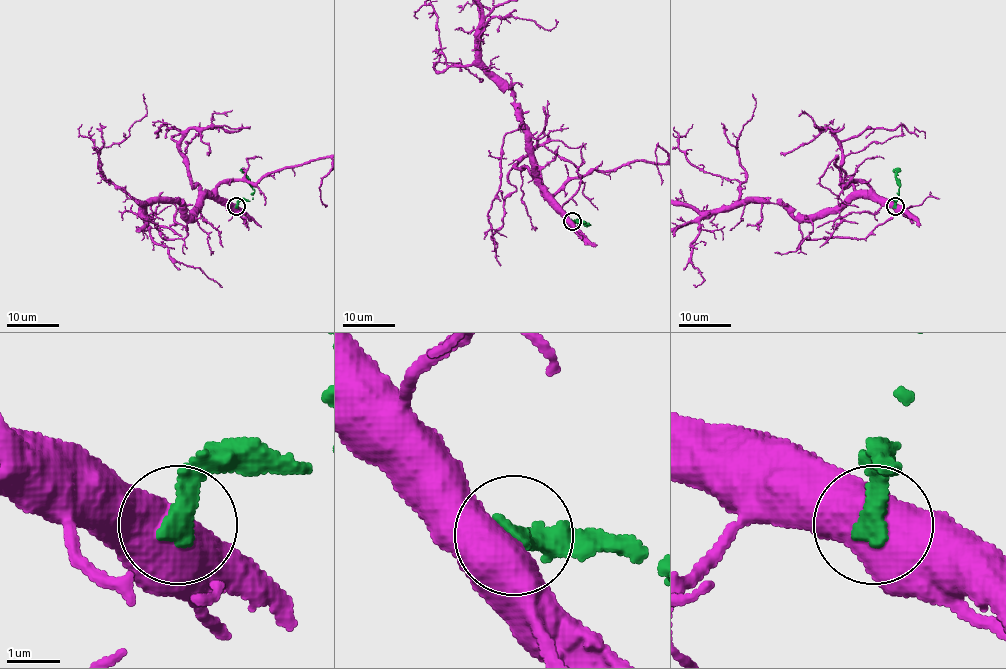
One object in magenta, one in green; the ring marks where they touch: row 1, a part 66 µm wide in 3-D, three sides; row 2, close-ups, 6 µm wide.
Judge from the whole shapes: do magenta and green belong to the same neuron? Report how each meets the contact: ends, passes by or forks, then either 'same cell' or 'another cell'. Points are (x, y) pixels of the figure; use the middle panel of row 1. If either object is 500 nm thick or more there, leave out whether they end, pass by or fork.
another cell

